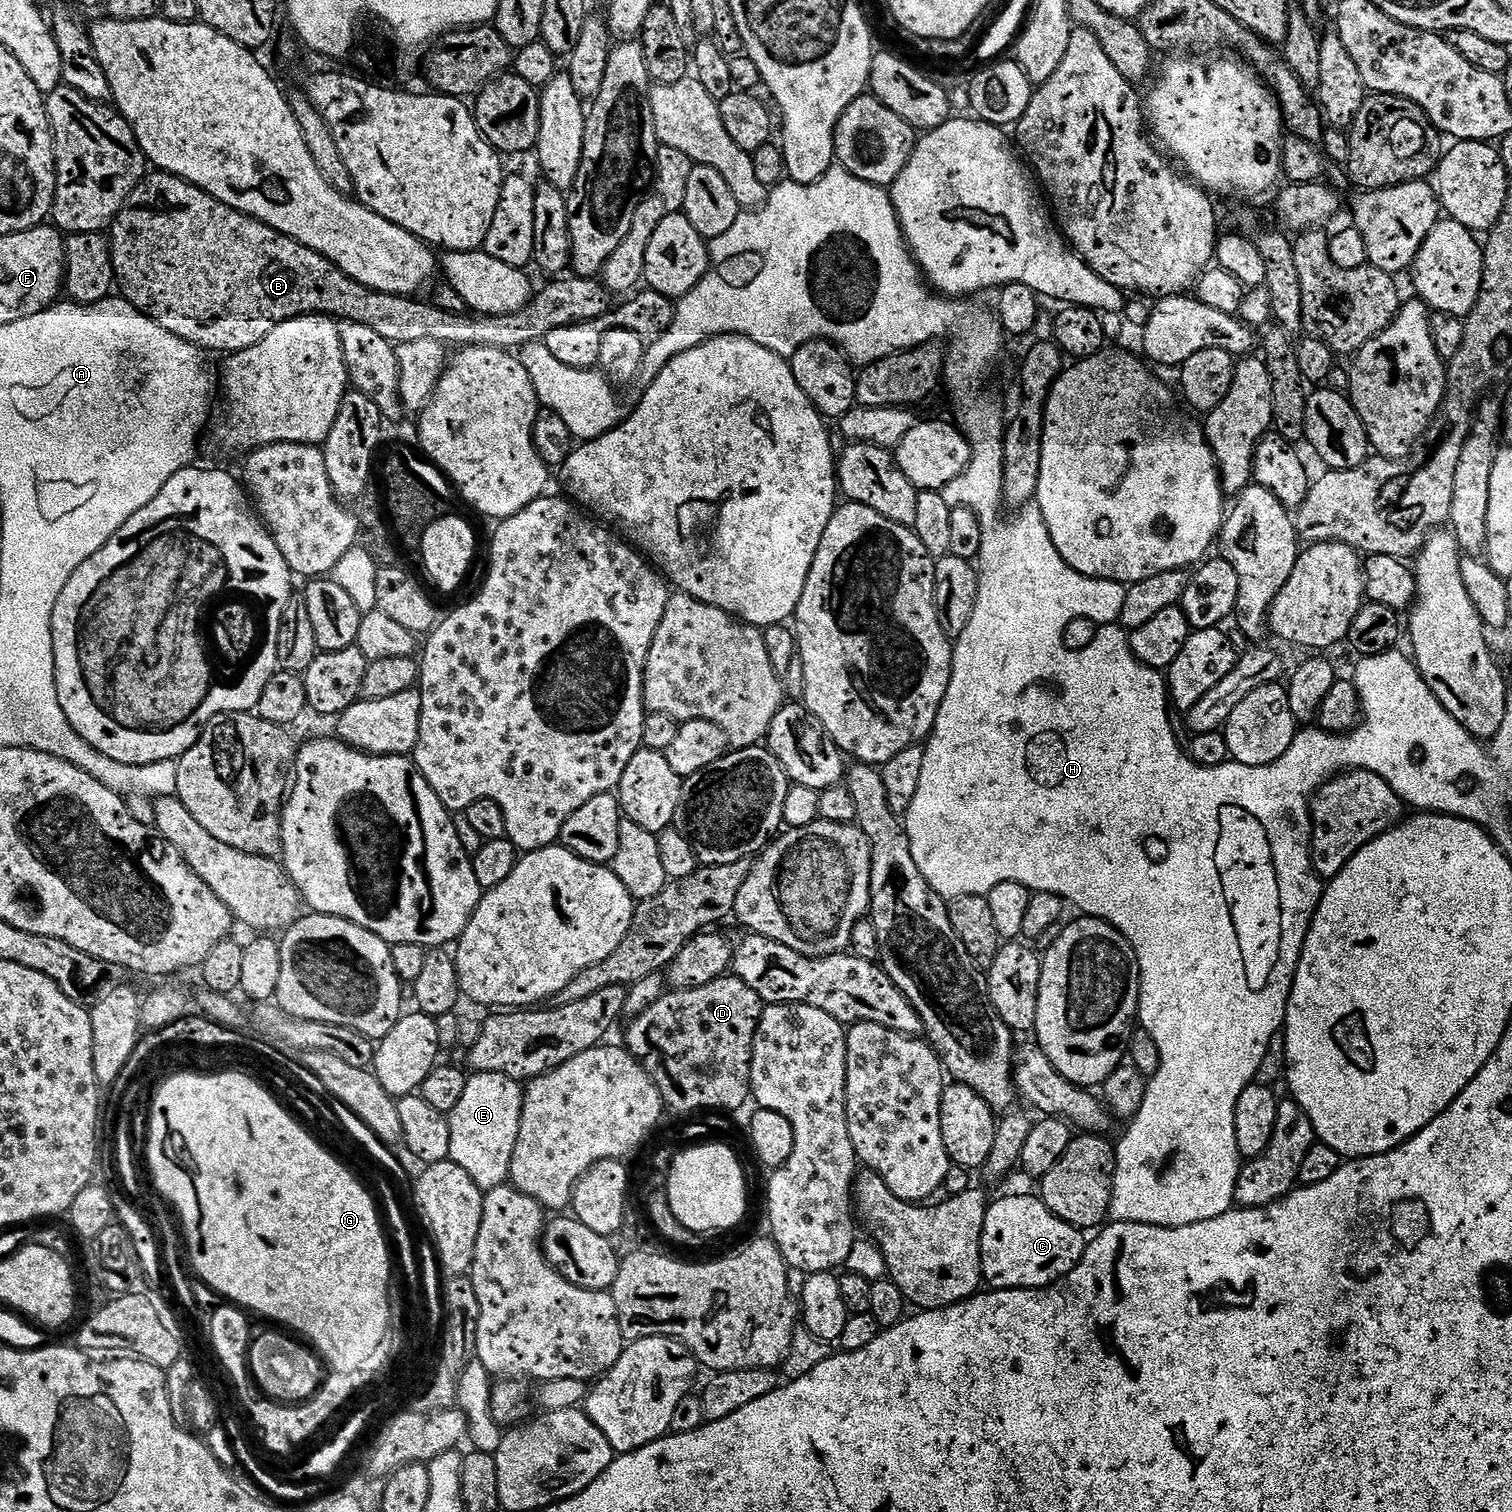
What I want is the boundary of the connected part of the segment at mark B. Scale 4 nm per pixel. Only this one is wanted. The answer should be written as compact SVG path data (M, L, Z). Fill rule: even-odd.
M152 170L145 175L112 221L111 232L112 267L115 275L124 279L125 286L132 288L132 304L137 309L146 310L170 334L176 334L186 343L195 344L208 352L245 352L259 344L282 321L309 314L354 320L352 322L367 325L382 338L396 344L426 341L433 339L436 316L444 311L437 305L426 304L412 296L373 294L367 287L349 278L322 253L276 232L270 225L247 216L245 212L218 202L196 184L190 184L169 172ZM152 280L160 280L155 288L164 288L168 296L152 296Z

